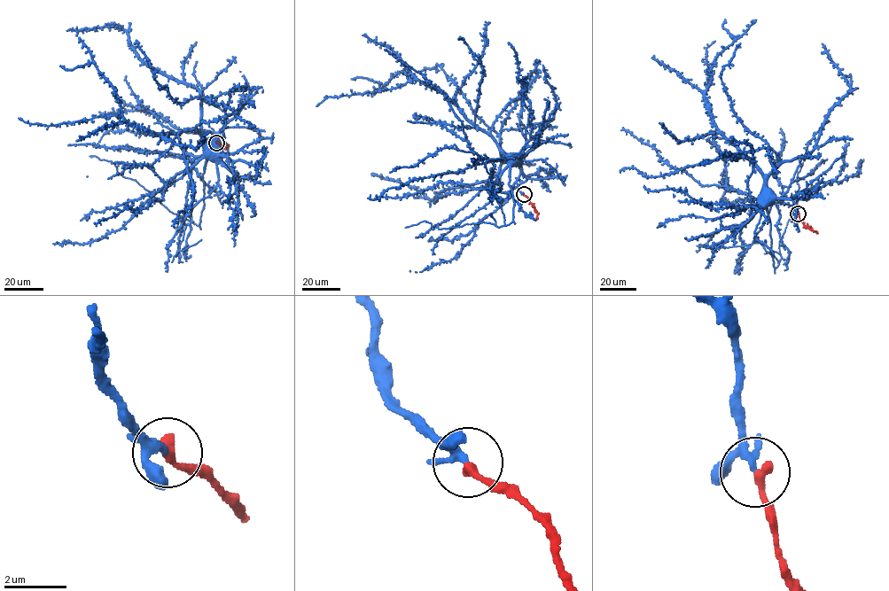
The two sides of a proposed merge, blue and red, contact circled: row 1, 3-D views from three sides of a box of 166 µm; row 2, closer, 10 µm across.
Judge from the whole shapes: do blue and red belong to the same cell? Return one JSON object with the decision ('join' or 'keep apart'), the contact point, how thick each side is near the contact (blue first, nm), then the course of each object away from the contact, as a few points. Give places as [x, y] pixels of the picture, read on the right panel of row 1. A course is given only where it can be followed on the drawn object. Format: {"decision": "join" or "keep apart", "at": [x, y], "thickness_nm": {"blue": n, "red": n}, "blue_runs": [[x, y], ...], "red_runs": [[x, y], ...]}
{"decision": "join", "at": [798, 213], "thickness_nm": {"blue": 160, "red": 320}, "blue_runs": [[798, 213], [793, 199], [762, 201]], "red_runs": [[798, 213], [805, 226], [817, 233]]}

